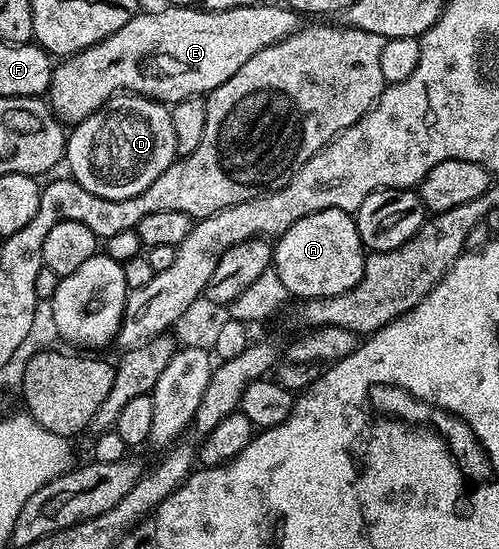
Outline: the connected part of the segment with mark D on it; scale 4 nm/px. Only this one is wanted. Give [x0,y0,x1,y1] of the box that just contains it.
[66,91,178,199]

